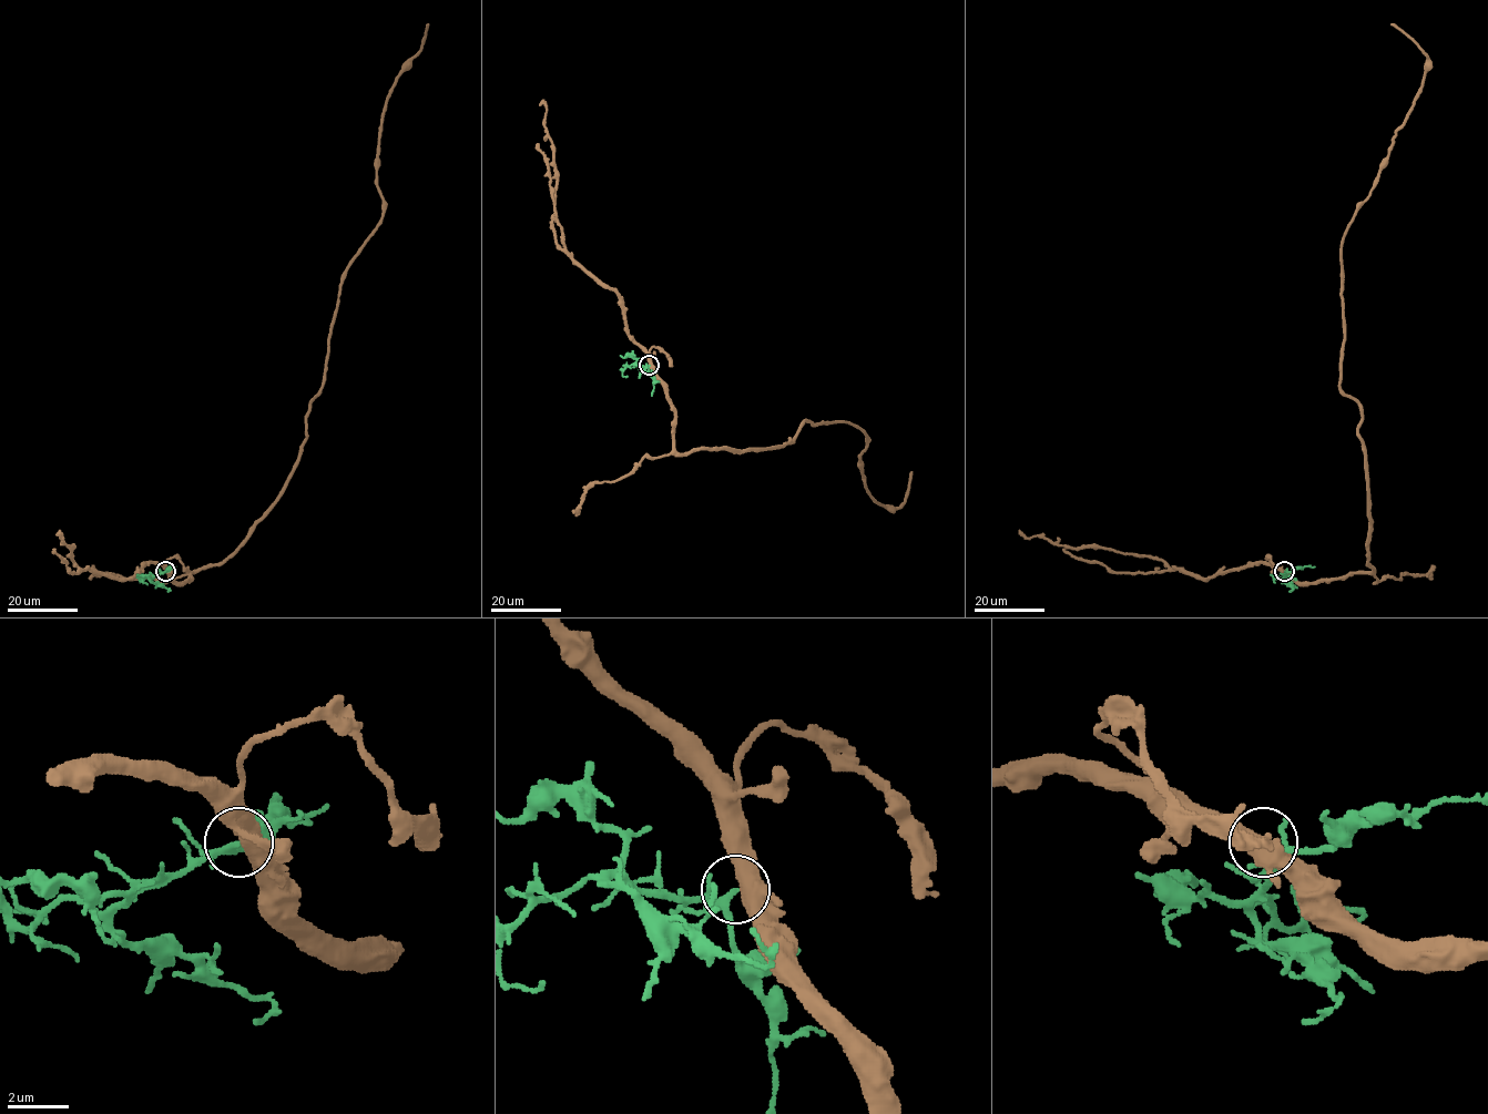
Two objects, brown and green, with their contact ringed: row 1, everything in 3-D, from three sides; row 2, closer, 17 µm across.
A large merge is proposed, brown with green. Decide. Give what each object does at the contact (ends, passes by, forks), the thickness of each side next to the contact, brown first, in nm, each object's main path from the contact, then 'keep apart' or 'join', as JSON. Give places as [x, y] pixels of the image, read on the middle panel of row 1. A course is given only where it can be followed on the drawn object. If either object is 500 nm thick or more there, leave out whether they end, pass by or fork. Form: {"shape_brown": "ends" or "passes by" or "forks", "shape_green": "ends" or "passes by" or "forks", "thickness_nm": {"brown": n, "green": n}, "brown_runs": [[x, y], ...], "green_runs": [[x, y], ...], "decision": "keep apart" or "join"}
{"thickness_nm": {"brown": 500, "green": 170}, "brown_runs": [[649, 365], [680, 453], [847, 422], [878, 503], [897, 508], [911, 472]], "green_runs": [[649, 365], [634, 364], [652, 374], [651, 369]], "decision": "keep apart"}

